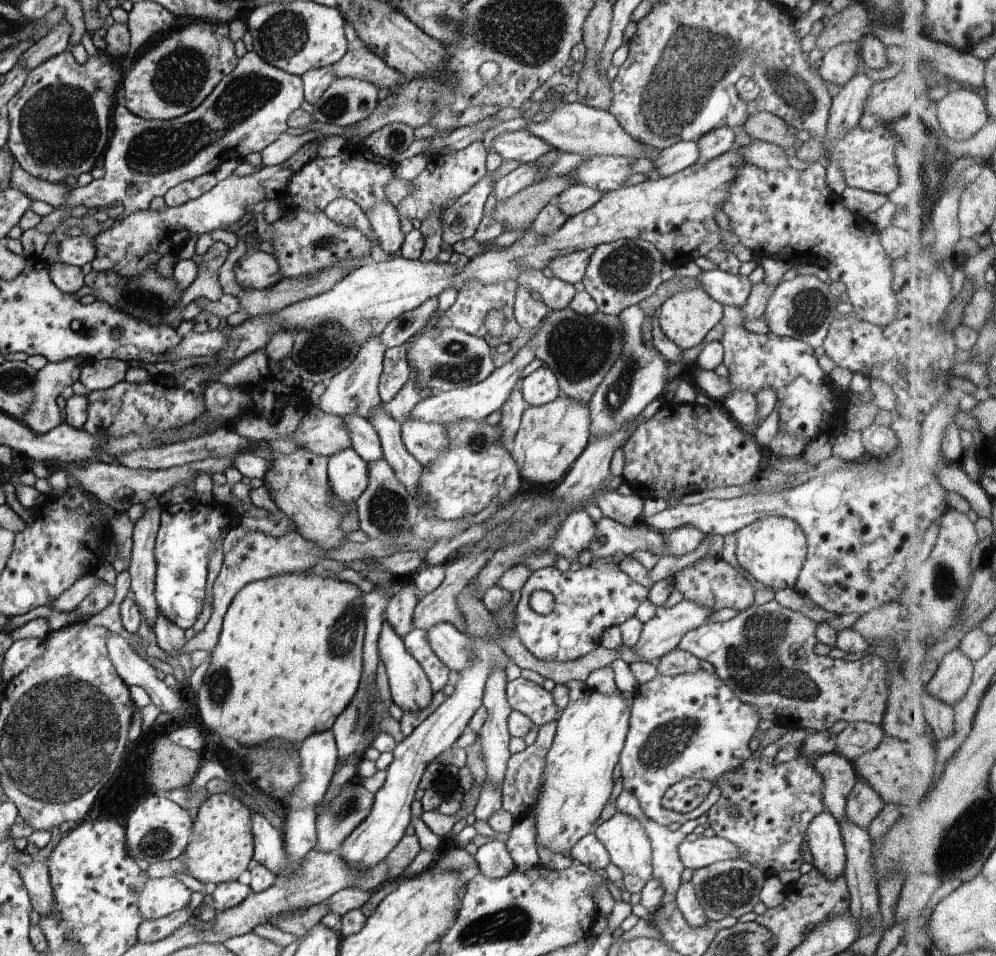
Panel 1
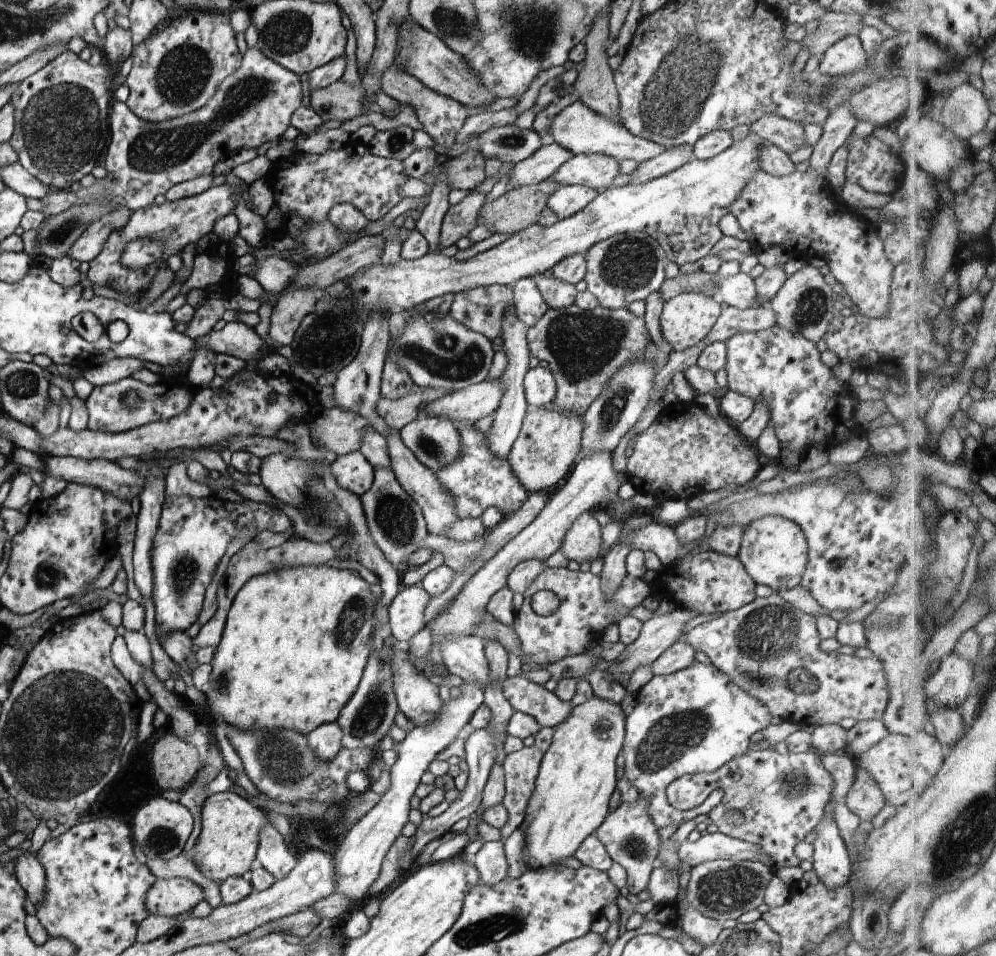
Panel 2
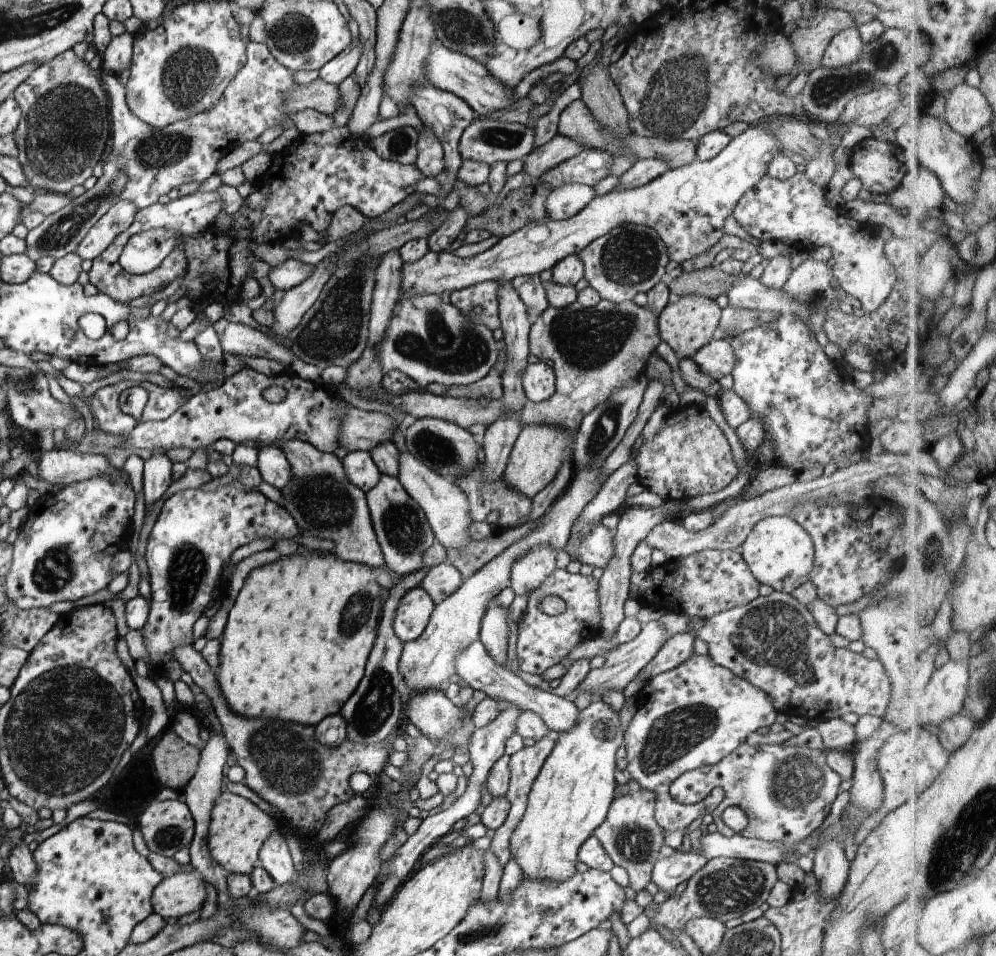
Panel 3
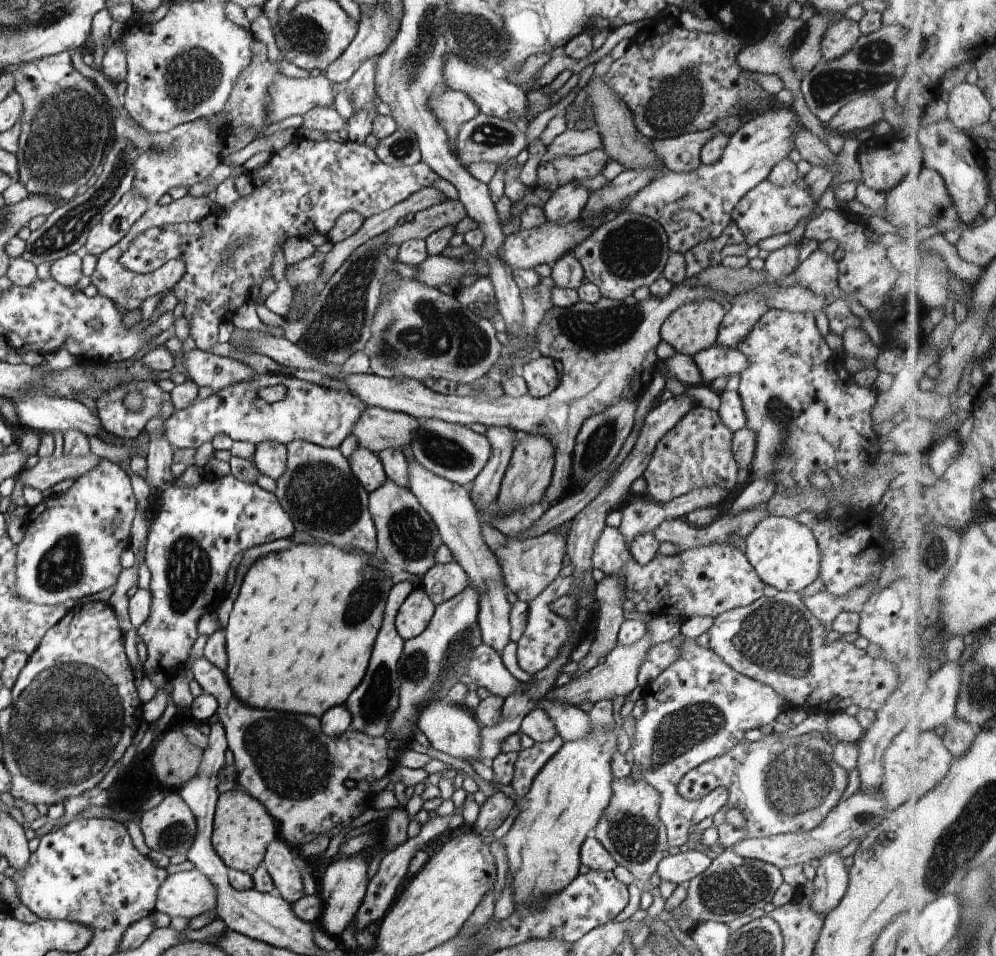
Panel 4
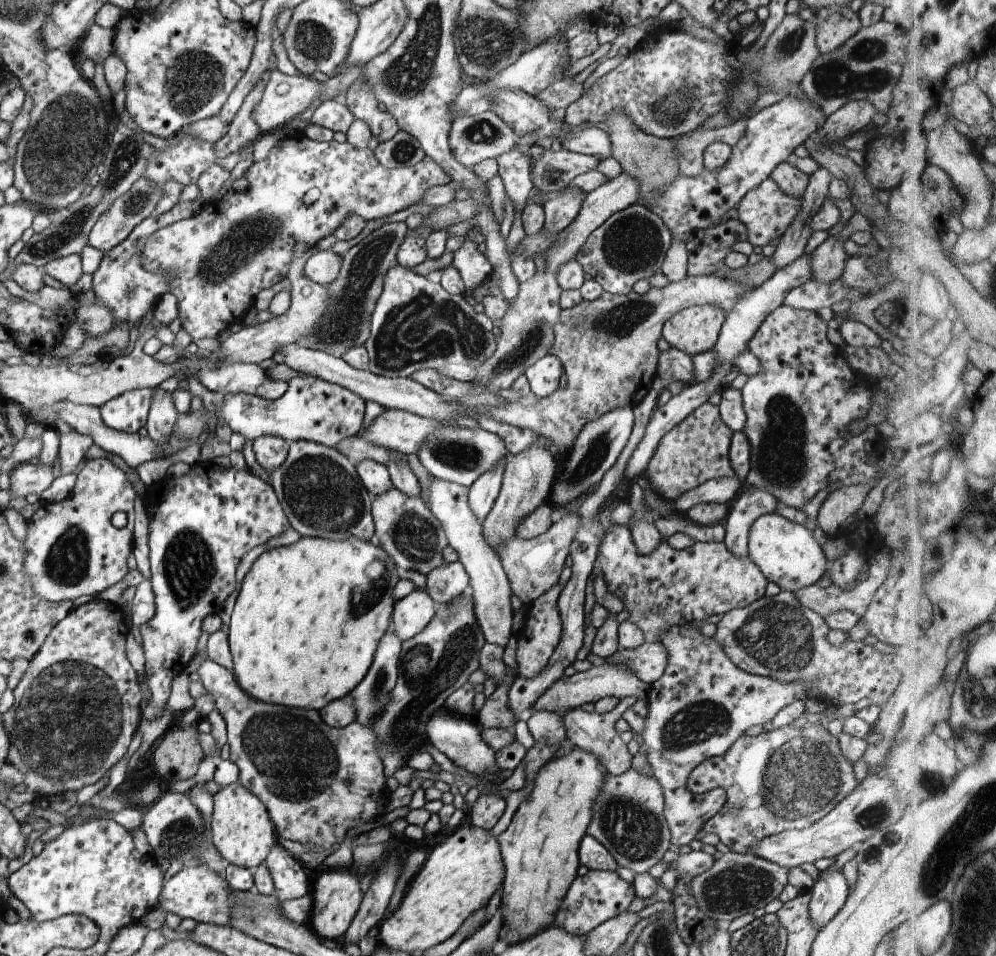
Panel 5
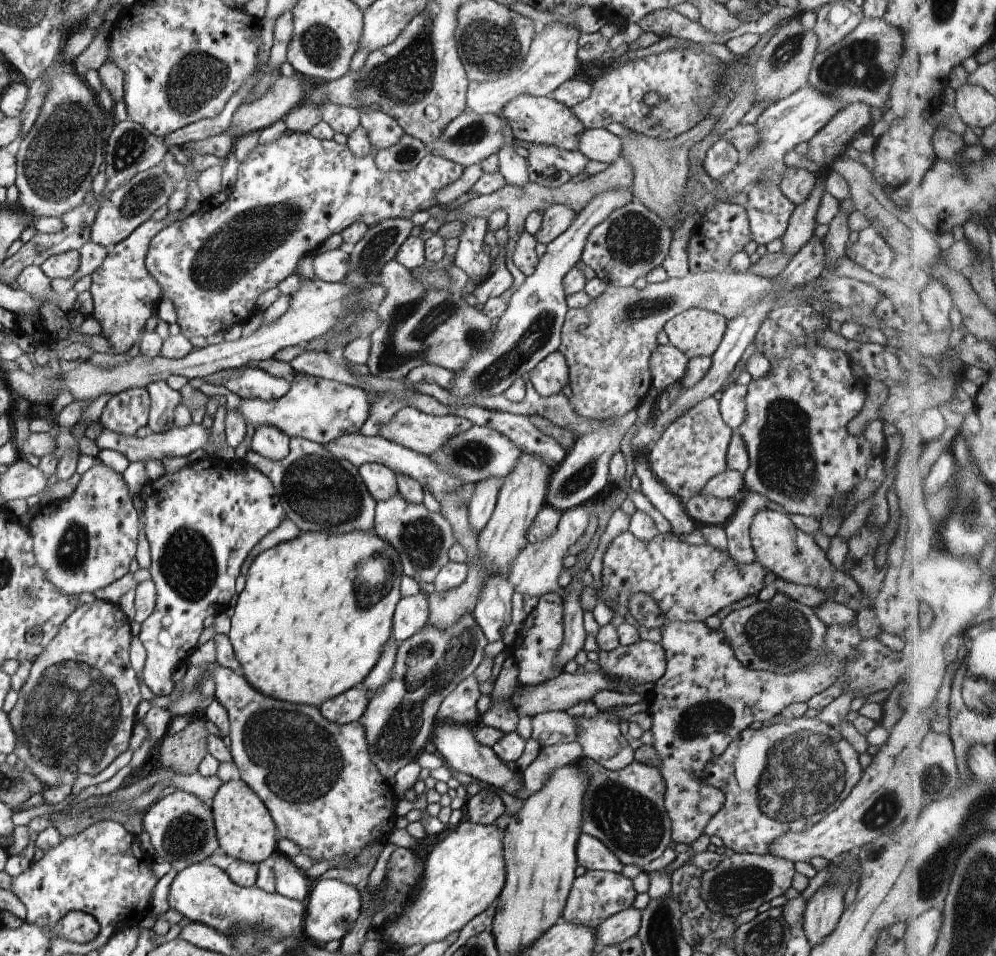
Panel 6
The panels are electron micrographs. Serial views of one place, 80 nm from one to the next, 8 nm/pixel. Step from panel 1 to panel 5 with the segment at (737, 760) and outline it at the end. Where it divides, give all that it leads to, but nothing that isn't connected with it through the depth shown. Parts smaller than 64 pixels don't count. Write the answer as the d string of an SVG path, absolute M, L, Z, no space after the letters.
M693 624L671 626L660 642L667 650L668 664L664 674L650 684L648 689L646 700L649 711L645 718L646 730L642 734L644 744L640 749L646 749L653 777L662 785L665 796L664 818L671 832L671 844L678 849L689 846L692 840L696 840L701 825L720 812L727 799L726 791L722 788L693 793L687 787L687 780L693 770L704 760L724 754L750 726L762 726L771 721L784 706L795 700L806 700L809 690L800 683L785 683L739 669L714 637L705 636Z

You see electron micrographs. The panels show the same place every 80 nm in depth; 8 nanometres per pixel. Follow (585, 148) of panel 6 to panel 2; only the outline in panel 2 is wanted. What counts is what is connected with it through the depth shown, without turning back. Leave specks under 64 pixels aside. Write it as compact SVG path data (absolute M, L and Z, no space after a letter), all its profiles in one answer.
M556 141L552 144L543 144L532 156L514 165L507 184L507 192L524 185L545 181L573 155L573 152L566 150Z

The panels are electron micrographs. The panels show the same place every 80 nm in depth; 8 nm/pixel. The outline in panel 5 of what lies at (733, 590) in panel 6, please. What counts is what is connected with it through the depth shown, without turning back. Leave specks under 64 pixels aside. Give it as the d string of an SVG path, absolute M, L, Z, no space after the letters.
M614 525L608 529L606 536L604 536L601 542L600 553L598 554L597 565L602 569L605 583L607 584L608 591L610 591L614 596L618 596L622 602L624 602L623 610L628 612L628 621L633 622L640 630L643 630L643 635L648 643L656 643L658 641L658 636L660 636L660 630L664 628L670 628L671 626L680 625L690 625L694 622L700 622L710 618L712 614L726 614L729 610L736 607L745 607L755 600L764 597L765 587L769 580L764 576L764 573L752 562L748 557L737 557L734 556L727 548L726 545L722 543L703 543L696 541L693 546L682 548L680 550L674 549L667 540L662 538L659 545L647 555L643 555L639 552L636 543L633 541L632 535L630 534L630 529L626 525Z

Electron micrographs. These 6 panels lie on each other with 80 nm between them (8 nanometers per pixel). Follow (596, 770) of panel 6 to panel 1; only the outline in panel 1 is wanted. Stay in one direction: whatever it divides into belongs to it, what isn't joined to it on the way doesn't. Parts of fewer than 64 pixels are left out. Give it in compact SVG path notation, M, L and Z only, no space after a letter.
M618 811L595 831L598 840L606 847L611 862L623 872L623 886L630 893L641 892L652 876L652 849L646 829L632 815Z

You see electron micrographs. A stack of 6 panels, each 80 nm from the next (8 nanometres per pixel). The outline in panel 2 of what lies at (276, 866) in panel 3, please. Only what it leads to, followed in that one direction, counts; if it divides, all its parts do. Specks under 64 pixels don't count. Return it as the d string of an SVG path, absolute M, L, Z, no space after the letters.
M269 822L262 827L256 861L264 867L275 880L285 879L296 866L297 859L284 843L280 832Z

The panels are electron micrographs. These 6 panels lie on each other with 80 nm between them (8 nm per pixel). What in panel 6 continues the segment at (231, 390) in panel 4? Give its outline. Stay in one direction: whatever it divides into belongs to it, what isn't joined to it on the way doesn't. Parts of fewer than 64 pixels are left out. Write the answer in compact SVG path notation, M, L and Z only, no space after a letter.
M304 374L293 379L290 390L282 398L270 402L258 399L243 399L242 405L233 411L238 411L245 424L250 422L255 429L262 425L272 425L283 430L289 437L304 437L326 446L329 442L334 441L335 438L340 438L344 433L358 432L369 416L370 407L368 394L364 389Z

